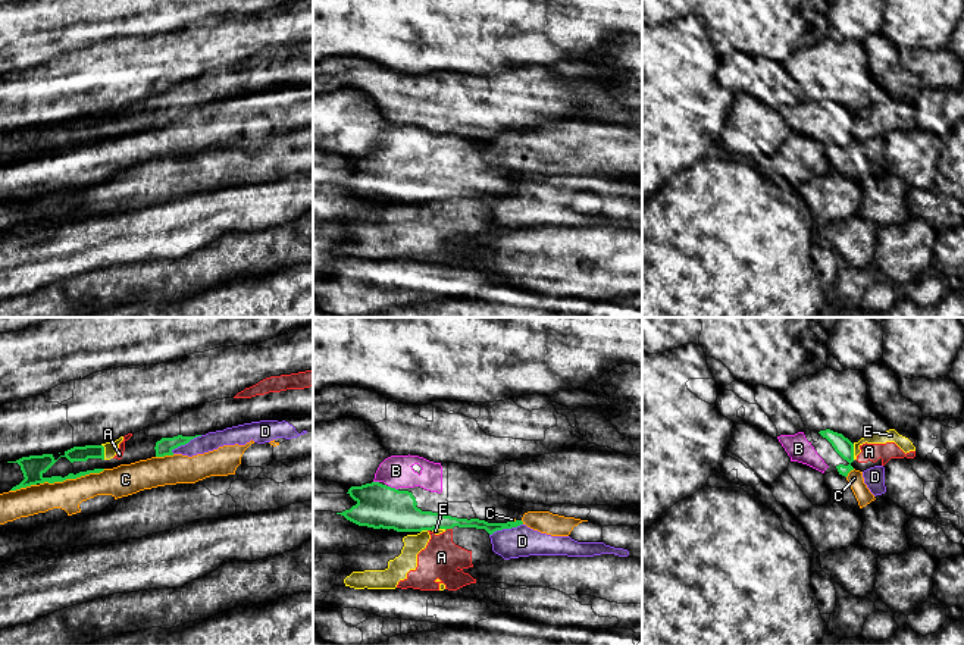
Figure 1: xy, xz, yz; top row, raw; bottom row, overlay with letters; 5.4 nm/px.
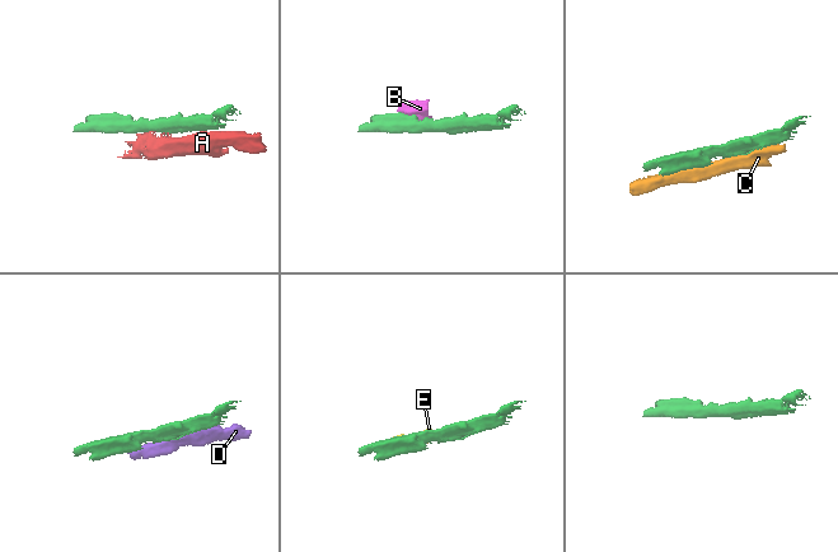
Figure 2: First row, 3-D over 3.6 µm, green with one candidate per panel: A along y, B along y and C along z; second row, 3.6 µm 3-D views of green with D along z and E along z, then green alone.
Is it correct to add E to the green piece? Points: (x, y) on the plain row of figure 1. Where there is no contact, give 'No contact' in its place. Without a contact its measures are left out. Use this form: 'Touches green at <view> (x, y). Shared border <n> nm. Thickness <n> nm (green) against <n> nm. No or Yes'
Touches green at yz (853, 122). Shared border 90 nm. Thickness 100 nm (green) against 70 nm. No

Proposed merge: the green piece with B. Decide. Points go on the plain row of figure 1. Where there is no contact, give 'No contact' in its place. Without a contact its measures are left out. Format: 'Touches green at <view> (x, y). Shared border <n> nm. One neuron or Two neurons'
Touches green at xz (393, 159). Shared border 60 nm. One neuron

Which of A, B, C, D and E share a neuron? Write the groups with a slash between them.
A E / B / C D

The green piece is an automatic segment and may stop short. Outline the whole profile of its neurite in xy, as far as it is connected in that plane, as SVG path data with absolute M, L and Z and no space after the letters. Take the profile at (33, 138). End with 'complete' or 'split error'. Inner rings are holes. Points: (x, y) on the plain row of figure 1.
M43 125L43 126L29 126L29 128L22 128L16 132L7 132L7 134L18 134L21 137L21 141L24 144L24 151L13 157L10 162L16 162L21 159L26 159L31 156L37 154L54 154L54 153L63 153L66 150L76 150L90 144L100 144L104 140L94 140L94 141L87 141L87 143L79 143L76 145L69 144L68 147L51 147L51 148L44 148L43 145L56 134L57 131L53 128L53 125Z; complete

